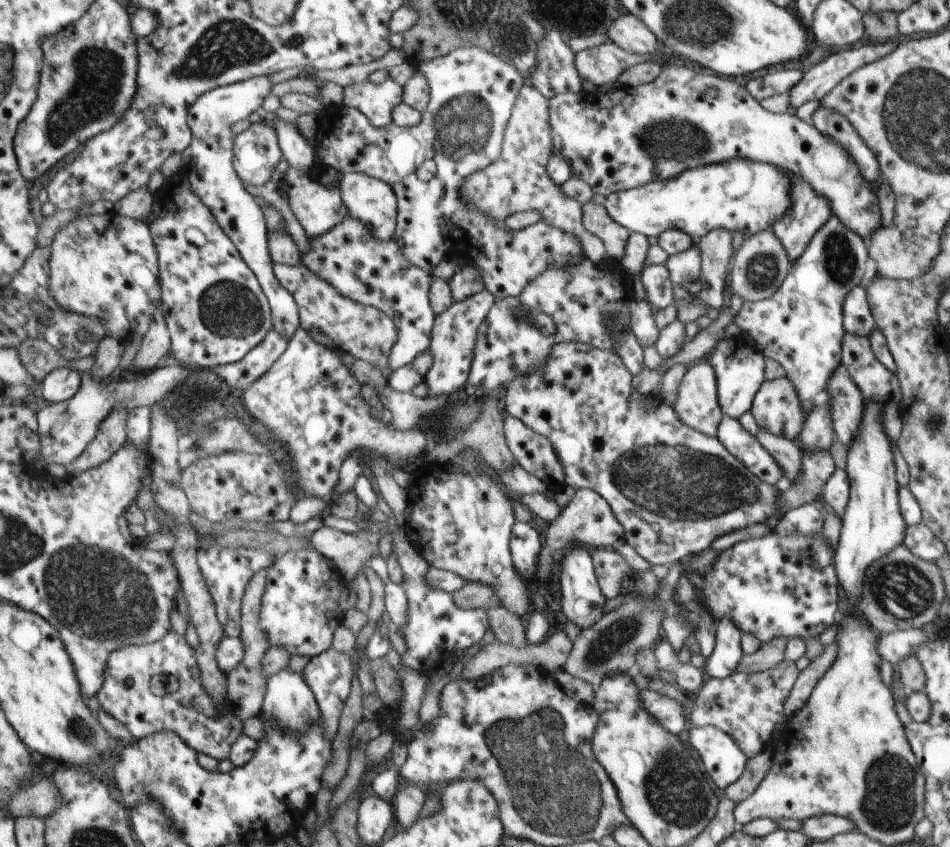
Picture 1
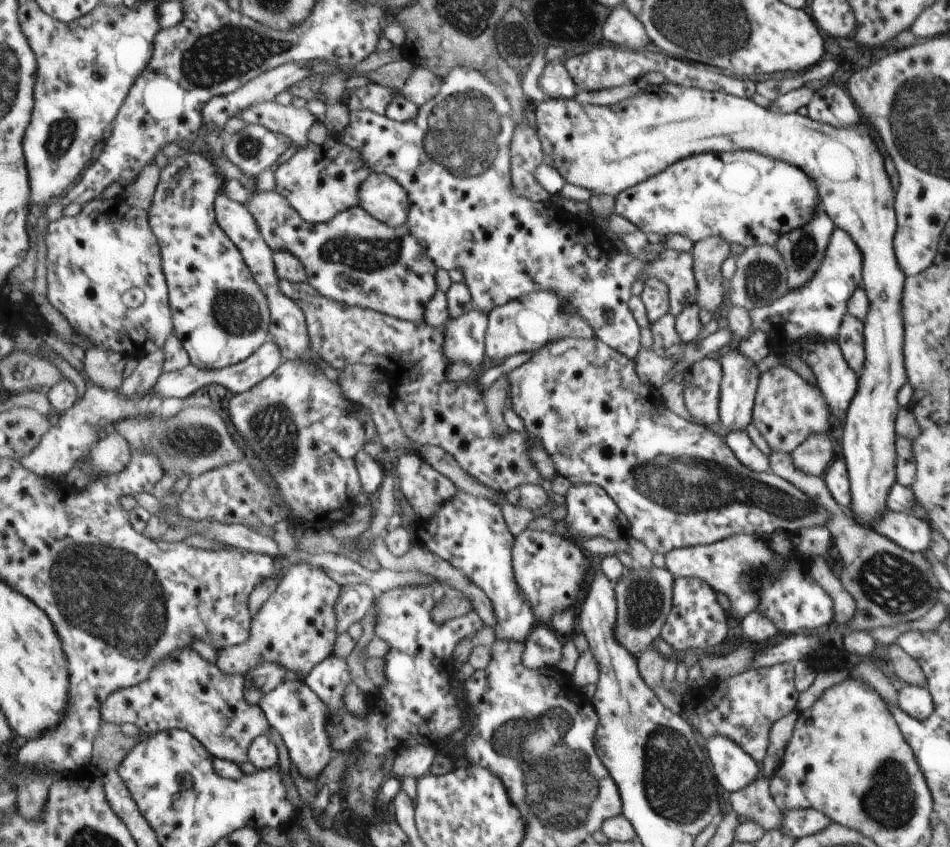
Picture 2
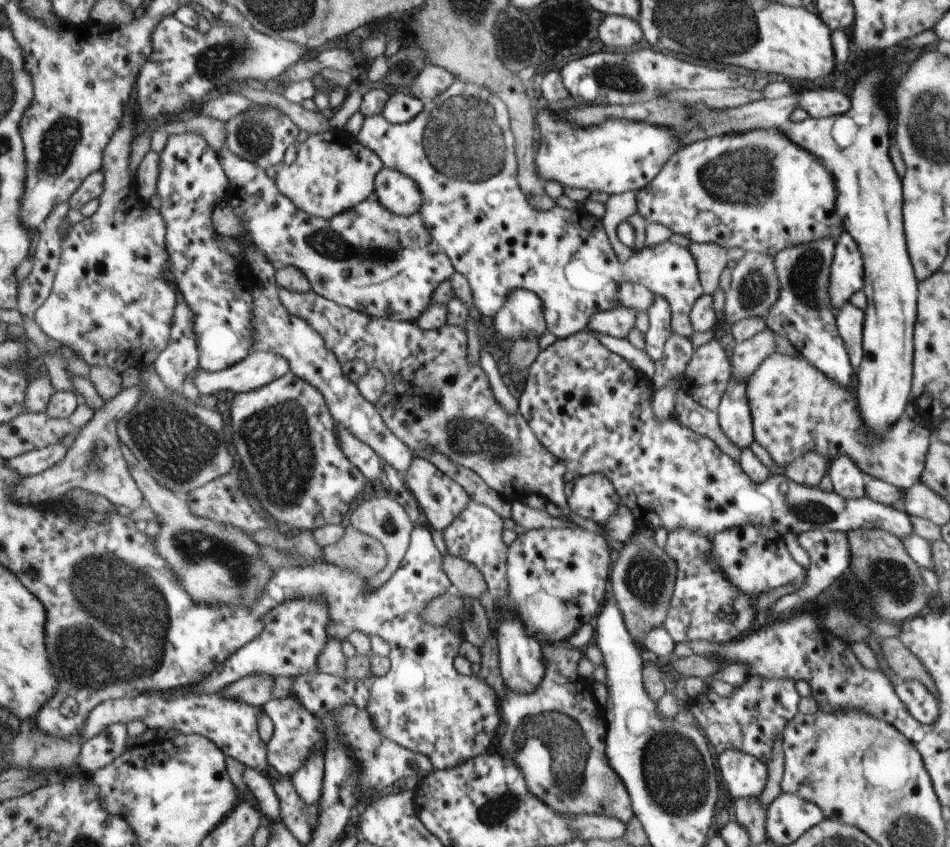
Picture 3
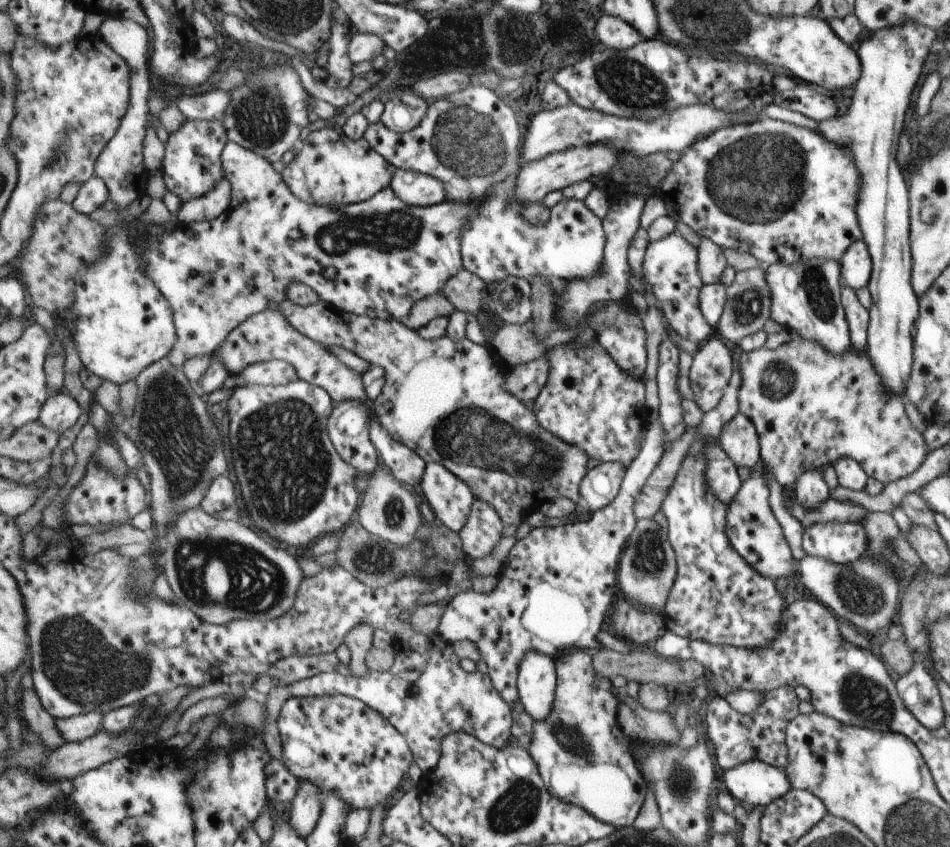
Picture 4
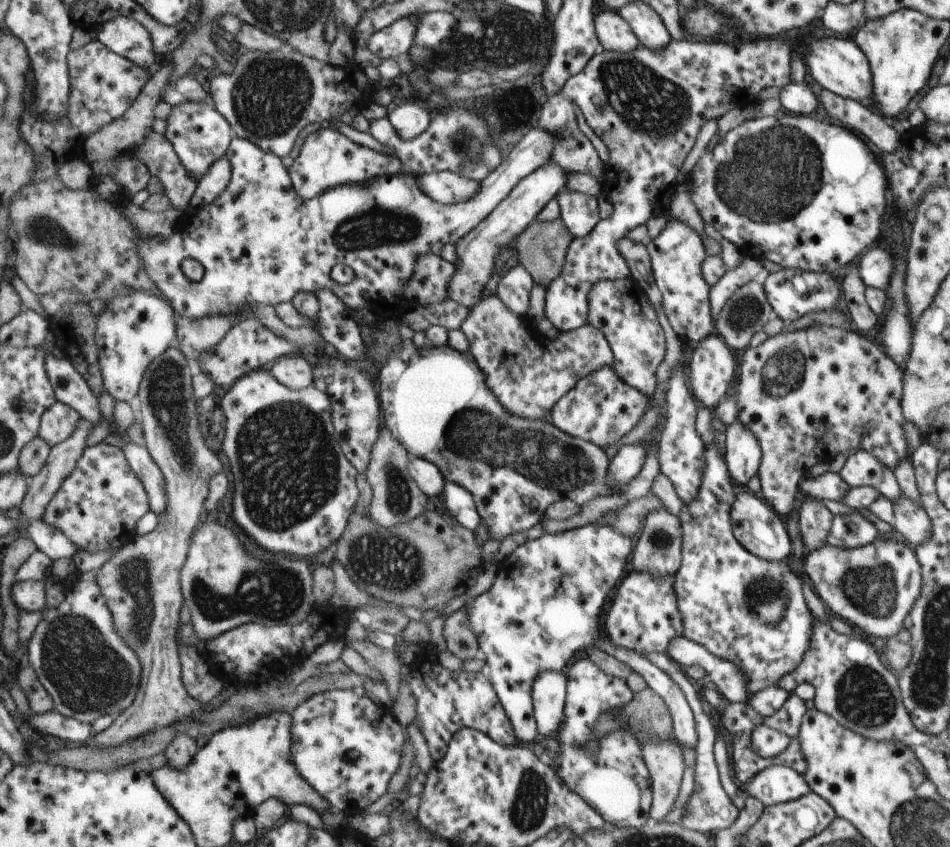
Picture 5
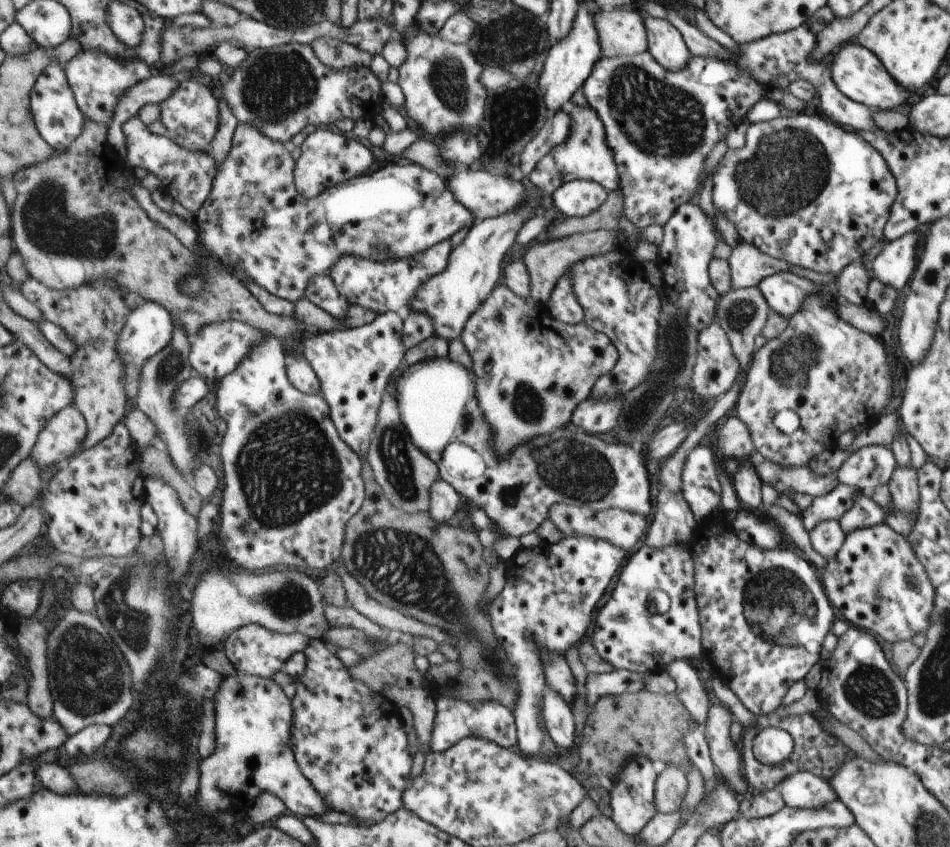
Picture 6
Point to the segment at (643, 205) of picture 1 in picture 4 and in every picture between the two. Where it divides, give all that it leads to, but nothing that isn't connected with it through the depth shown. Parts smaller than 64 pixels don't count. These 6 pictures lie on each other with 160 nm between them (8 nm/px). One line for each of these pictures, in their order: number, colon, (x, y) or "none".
2: (744, 197)
3: (756, 190)
4: (783, 193)

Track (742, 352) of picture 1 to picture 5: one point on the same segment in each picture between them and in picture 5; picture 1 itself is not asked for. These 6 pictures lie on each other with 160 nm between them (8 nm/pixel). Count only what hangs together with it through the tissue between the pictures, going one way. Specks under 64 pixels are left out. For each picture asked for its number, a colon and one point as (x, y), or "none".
2: (738, 386)
3: (734, 418)
4: (737, 438)
5: (742, 453)

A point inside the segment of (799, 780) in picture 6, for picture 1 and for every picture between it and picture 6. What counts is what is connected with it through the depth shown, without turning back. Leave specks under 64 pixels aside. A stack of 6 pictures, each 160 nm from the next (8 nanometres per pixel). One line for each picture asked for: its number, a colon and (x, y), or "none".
1: (724, 760)
2: (734, 768)
3: (744, 776)
4: (756, 783)
5: (776, 784)

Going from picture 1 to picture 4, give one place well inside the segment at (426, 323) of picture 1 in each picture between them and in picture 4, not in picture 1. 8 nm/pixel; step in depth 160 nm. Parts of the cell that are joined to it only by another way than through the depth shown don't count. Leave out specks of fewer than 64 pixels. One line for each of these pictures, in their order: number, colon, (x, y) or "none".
2: (357, 259)
3: (385, 265)
4: (216, 274)

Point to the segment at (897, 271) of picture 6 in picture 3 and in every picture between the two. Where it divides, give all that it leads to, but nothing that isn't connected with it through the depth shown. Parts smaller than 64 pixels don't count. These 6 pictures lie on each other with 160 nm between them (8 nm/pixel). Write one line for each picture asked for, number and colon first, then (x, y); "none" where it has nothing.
3: (847, 271)
4: (856, 265)
5: (875, 267)

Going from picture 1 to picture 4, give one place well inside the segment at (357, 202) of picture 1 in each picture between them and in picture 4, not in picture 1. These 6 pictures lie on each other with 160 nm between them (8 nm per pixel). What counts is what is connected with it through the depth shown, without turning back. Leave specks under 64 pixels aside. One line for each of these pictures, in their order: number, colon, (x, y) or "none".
2: (384, 197)
3: (398, 192)
4: (417, 189)

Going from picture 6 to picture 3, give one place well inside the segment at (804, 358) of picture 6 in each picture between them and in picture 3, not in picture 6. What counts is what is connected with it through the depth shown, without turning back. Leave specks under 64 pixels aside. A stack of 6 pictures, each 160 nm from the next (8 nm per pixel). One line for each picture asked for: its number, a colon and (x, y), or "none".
3: (798, 410)
4: (813, 408)
5: (836, 391)

